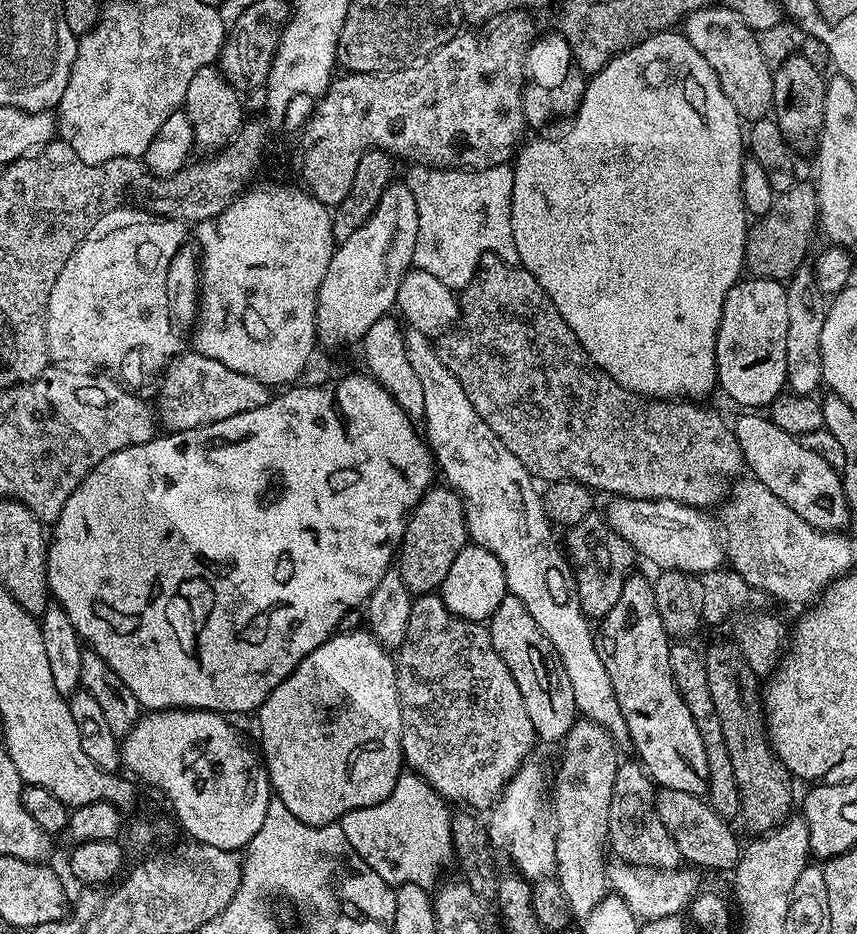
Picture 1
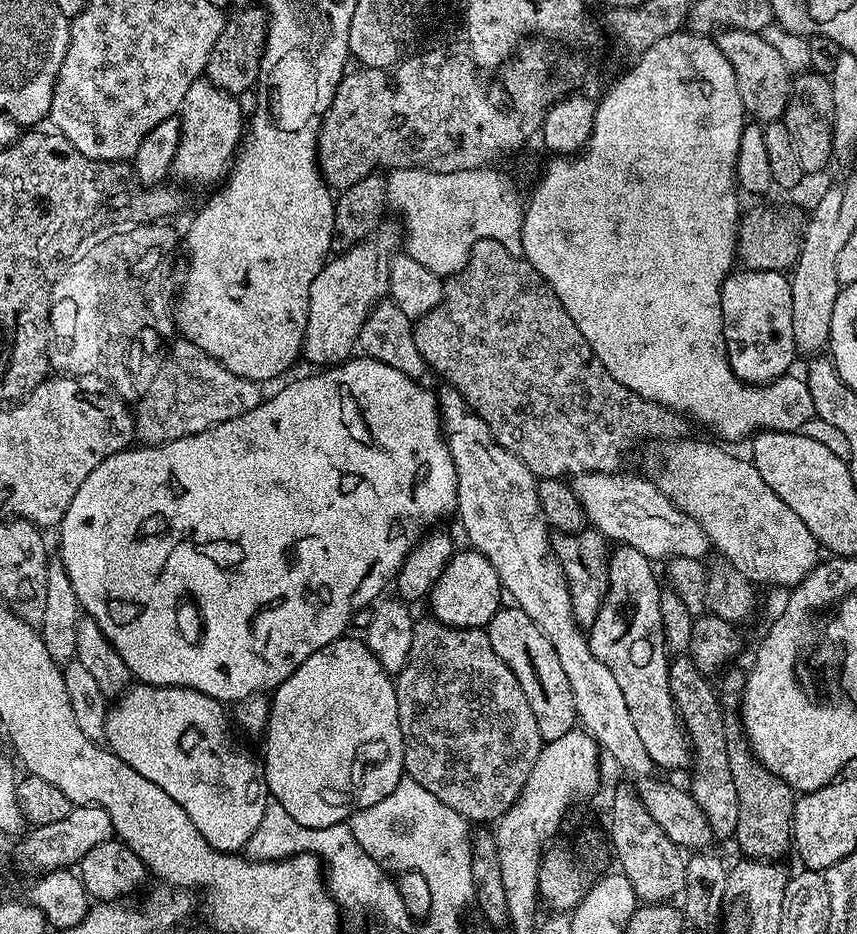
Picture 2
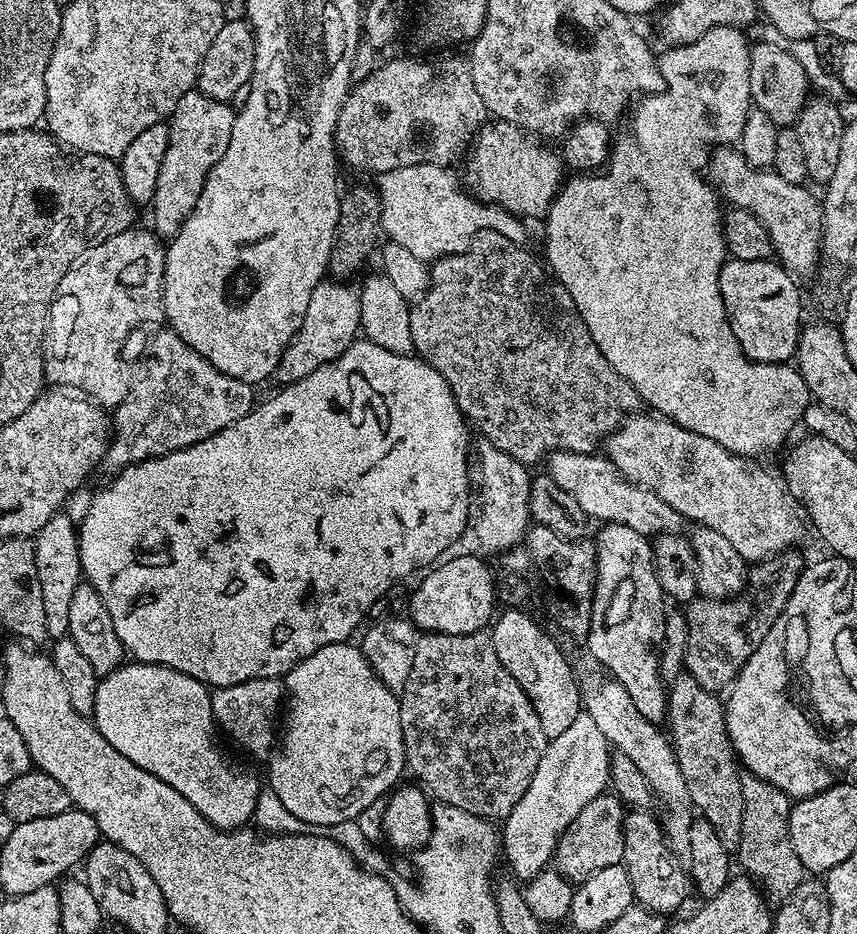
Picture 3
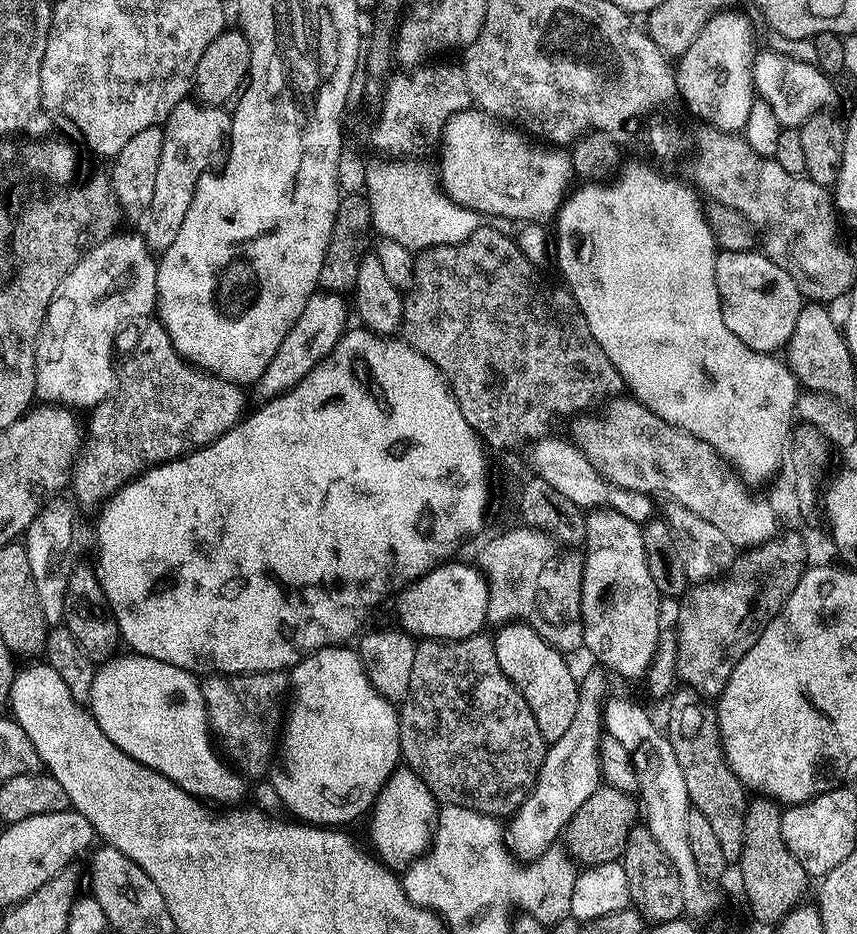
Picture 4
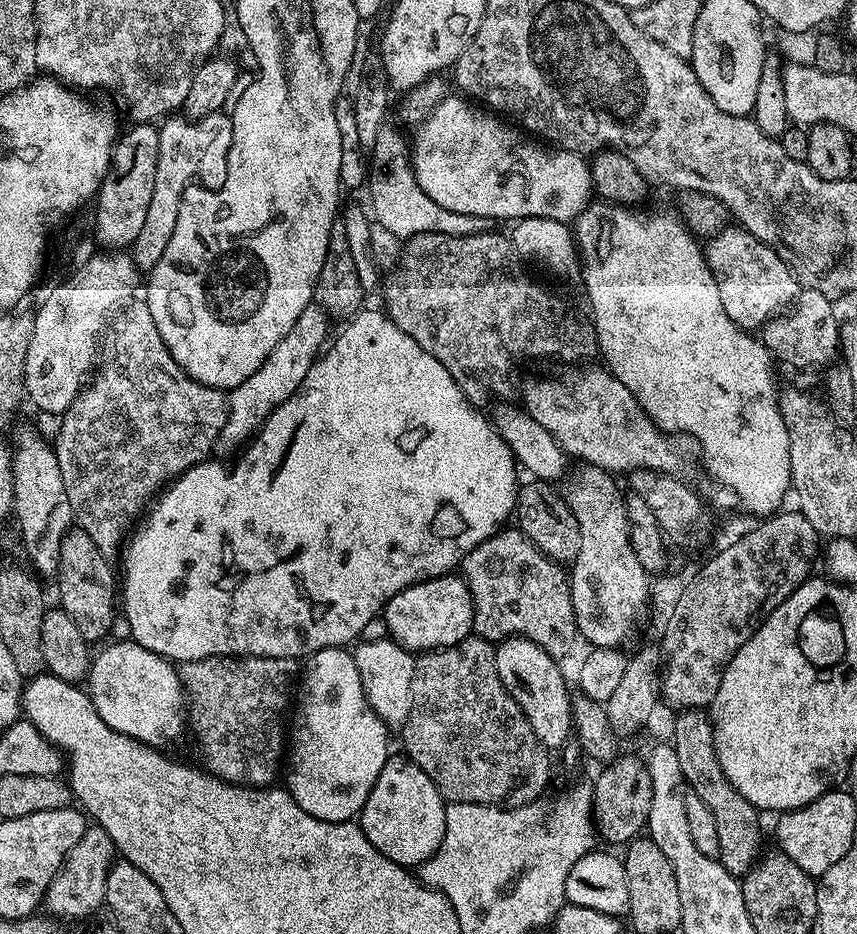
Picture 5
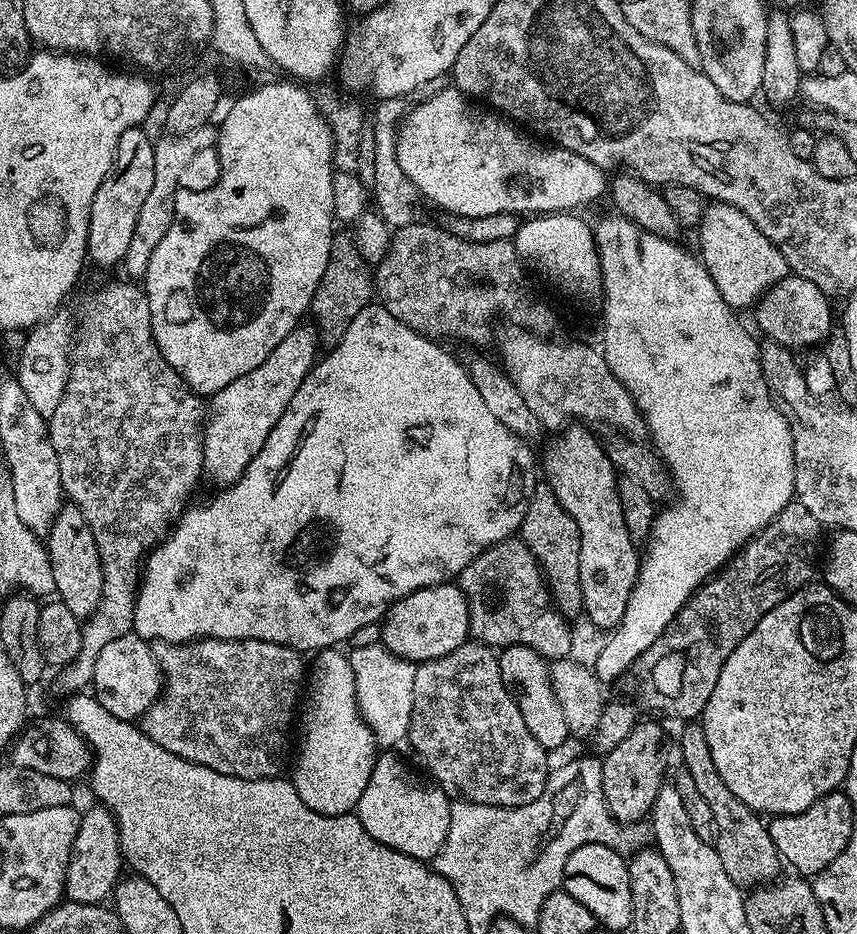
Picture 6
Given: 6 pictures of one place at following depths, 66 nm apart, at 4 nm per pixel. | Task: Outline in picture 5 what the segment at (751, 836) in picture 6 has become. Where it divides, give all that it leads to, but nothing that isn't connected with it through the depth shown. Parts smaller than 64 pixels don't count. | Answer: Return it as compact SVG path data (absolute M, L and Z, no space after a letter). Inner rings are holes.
M685 708L672 724L670 743L674 754L678 754L678 766L682 766L684 783L714 814L714 822L718 826L718 846L720 864L731 876L740 878L749 872L752 865L757 863L760 848L760 824L756 821L758 809L734 786L730 786L730 778L722 770L718 762L718 754L714 747L714 730L712 718L707 711L698 708Z

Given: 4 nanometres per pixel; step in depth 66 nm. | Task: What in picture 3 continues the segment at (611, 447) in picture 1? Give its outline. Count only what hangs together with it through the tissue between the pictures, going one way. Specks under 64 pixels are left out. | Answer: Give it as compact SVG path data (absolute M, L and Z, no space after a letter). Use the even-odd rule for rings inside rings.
M482 230L468 244L465 252L456 252L453 256L441 256L440 259L431 261L428 290L411 305L409 328L415 355L434 366L434 370L438 370L442 378L446 378L465 421L475 431L477 428L489 440L487 443L491 447L510 454L519 464L533 466L532 464L538 463L539 460L541 463L549 452L595 453L601 447L602 441L615 428L620 427L626 414L635 413L639 409L636 407L641 407L642 401L640 395L630 386L630 382L621 378L614 366L606 362L602 350L598 350L598 342L590 338L590 330L586 330L586 322L578 314L574 298L570 298L570 294L559 282L550 279L545 265L539 259L536 261L526 249L524 244L516 244L510 238L506 238L506 234Z

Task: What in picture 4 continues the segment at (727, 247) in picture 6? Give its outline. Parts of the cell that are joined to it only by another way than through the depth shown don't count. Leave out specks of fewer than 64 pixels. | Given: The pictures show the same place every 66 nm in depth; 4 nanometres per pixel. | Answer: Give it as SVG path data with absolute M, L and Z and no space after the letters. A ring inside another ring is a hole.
M760 250L721 251L716 258L716 285L726 326L730 326L731 332L738 334L746 346L759 352L775 353L787 345L798 322L802 293L799 284L786 269Z

